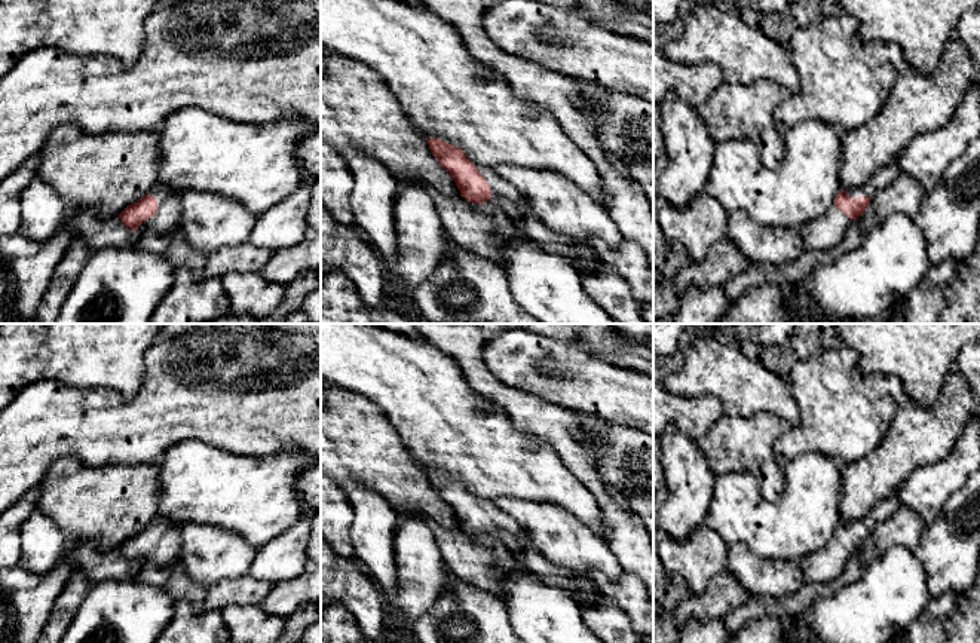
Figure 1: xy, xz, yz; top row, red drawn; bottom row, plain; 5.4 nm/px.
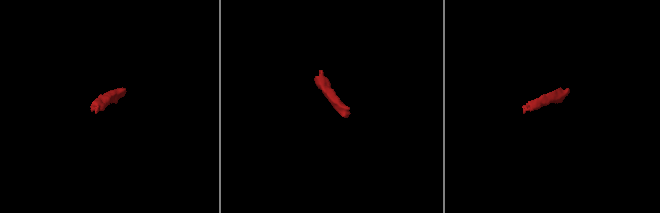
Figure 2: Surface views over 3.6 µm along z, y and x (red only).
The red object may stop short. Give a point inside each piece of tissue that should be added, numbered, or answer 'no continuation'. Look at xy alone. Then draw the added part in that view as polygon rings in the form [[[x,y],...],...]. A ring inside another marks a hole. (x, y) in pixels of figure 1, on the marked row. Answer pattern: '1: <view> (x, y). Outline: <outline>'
1: xy (167, 217). Outline: [[[156,184],[147,195],[157,199],[157,211],[153,217],[138,226],[137,233],[144,229],[151,229],[157,235],[166,235],[174,230],[181,217],[181,193],[162,184]]]

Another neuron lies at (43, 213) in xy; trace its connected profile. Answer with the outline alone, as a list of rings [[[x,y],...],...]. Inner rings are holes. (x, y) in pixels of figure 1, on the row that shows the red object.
[[[36,177],[21,195],[19,233],[34,242],[50,241],[65,224],[70,206]]]

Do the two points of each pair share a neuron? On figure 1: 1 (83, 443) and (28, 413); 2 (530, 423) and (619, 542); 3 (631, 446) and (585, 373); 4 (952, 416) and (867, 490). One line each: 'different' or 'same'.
1: same
2: same
3: different
4: same

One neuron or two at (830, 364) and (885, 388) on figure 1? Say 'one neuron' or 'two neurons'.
one neuron

